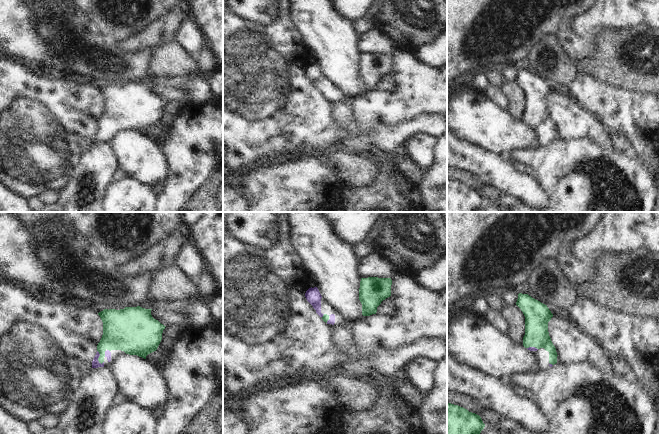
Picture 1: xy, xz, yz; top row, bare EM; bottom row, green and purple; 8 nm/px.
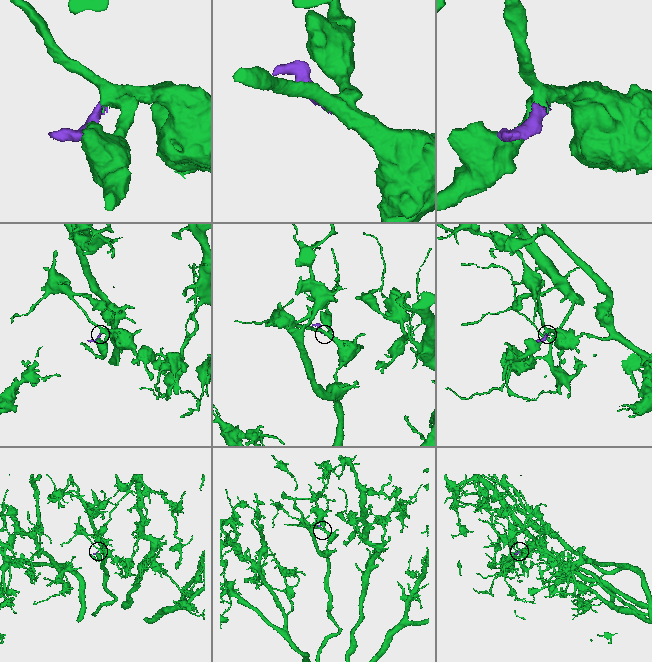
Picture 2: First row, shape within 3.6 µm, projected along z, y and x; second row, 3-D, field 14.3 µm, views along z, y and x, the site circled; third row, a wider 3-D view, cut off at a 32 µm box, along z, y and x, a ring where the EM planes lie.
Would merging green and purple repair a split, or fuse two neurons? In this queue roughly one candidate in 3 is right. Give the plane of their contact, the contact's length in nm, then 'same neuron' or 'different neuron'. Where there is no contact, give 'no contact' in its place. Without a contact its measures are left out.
xy | 120 nm | same neuron

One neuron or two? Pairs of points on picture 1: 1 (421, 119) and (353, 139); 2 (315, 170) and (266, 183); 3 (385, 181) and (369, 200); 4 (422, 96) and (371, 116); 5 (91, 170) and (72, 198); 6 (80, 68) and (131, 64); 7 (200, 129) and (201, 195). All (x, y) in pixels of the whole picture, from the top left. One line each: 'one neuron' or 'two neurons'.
1: one neuron
2: one neuron
3: one neuron
4: one neuron
5: one neuron
6: one neuron
7: two neurons

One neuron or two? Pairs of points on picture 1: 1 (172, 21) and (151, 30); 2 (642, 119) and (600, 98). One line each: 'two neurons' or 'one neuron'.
1: two neurons
2: one neuron

